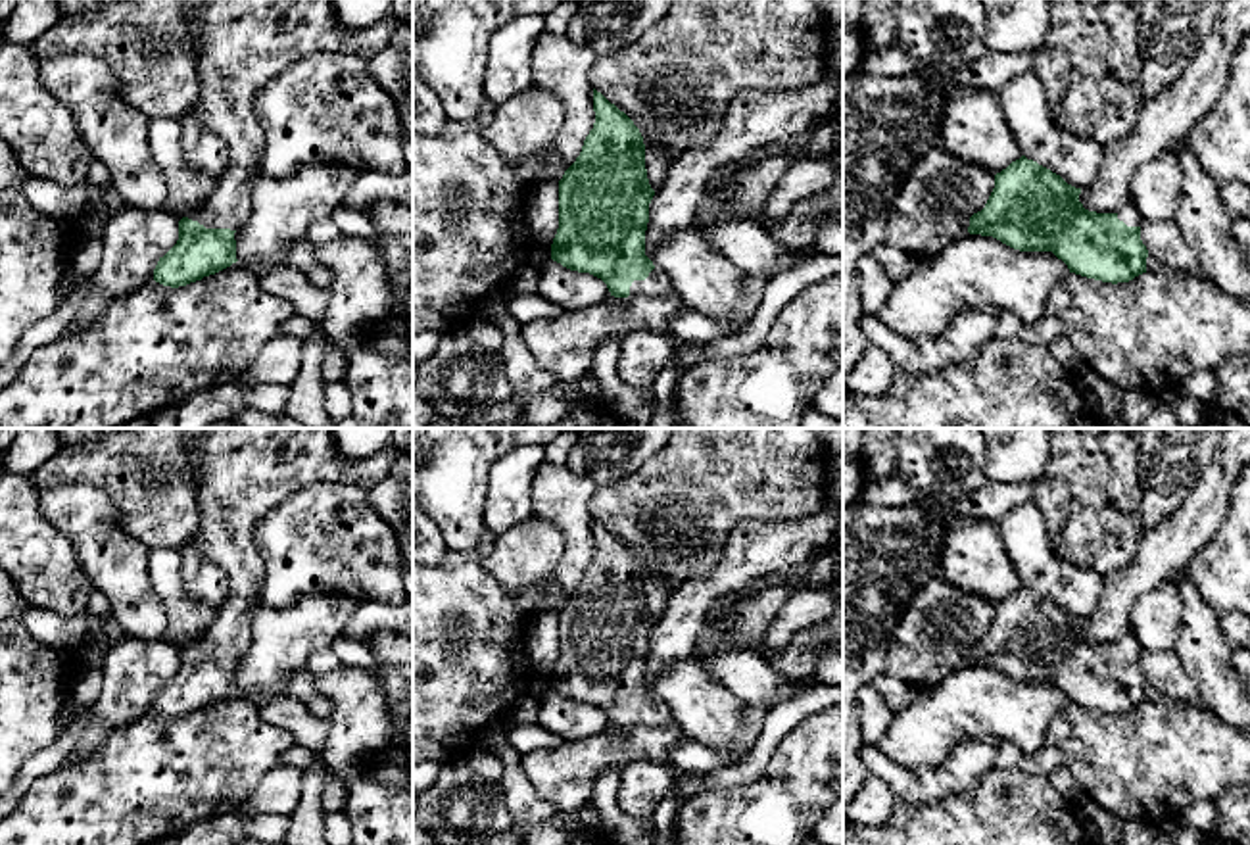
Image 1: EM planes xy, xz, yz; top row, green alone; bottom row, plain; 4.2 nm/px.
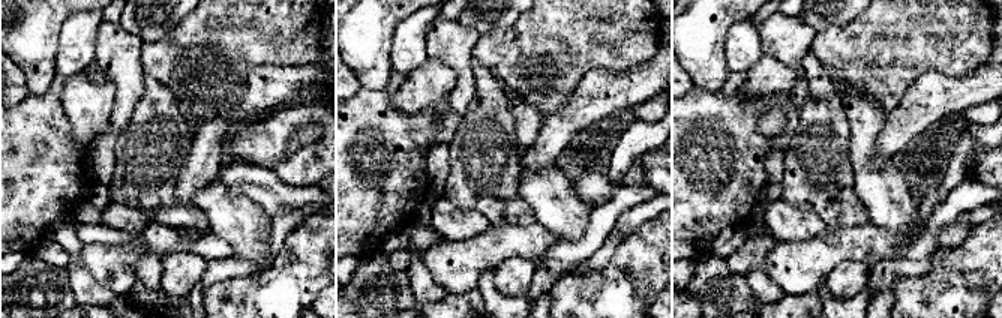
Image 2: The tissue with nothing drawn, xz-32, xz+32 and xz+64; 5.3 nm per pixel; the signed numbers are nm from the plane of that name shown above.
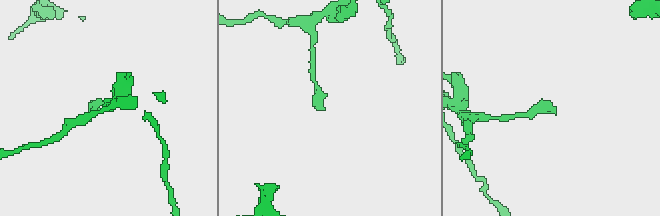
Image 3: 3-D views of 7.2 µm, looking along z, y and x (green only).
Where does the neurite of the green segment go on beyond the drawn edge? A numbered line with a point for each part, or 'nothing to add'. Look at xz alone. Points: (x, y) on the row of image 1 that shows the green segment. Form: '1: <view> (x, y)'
1: xz (657, 283)

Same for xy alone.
1: xy (239, 45)

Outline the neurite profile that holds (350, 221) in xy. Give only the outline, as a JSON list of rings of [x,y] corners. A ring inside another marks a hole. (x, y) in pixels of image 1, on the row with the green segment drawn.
[[[342,205],[330,215],[330,219],[334,221],[342,236],[361,236],[371,244],[378,244],[380,240],[367,211]]]

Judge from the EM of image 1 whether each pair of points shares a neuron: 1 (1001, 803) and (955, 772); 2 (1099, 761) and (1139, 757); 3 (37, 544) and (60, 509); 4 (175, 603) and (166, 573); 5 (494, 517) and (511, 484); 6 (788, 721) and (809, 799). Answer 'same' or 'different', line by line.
1: different
2: same
3: different
4: same
5: same
6: different

